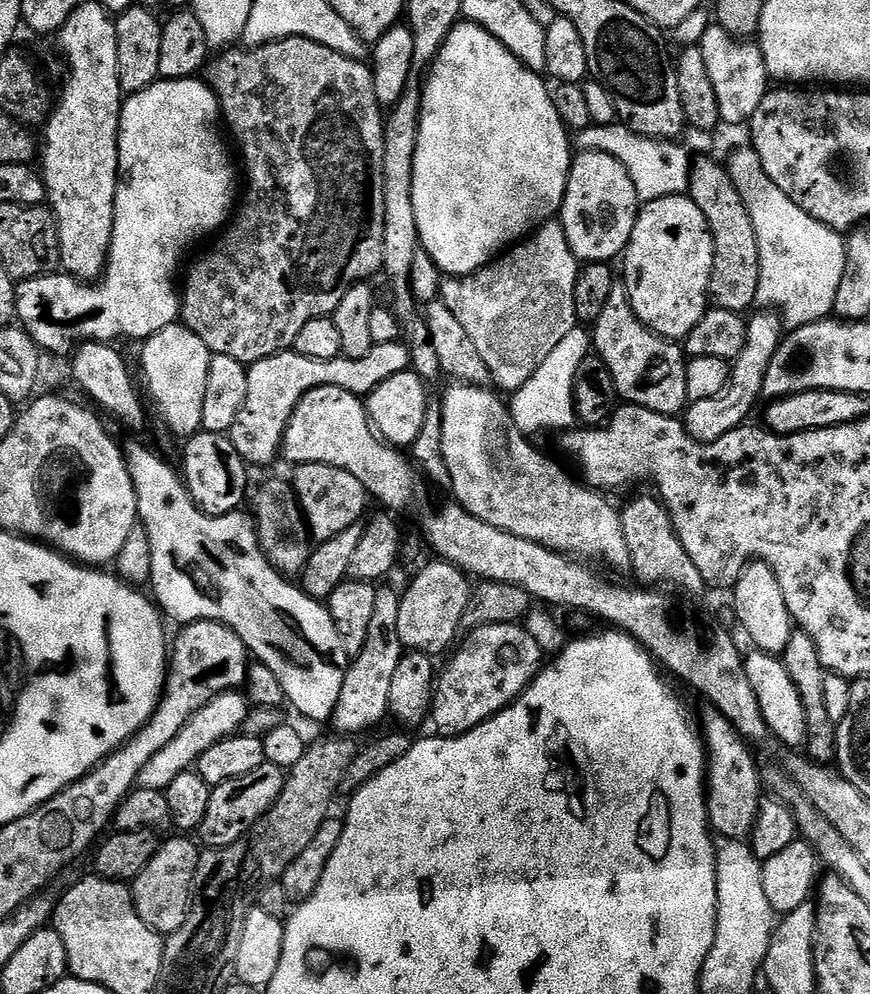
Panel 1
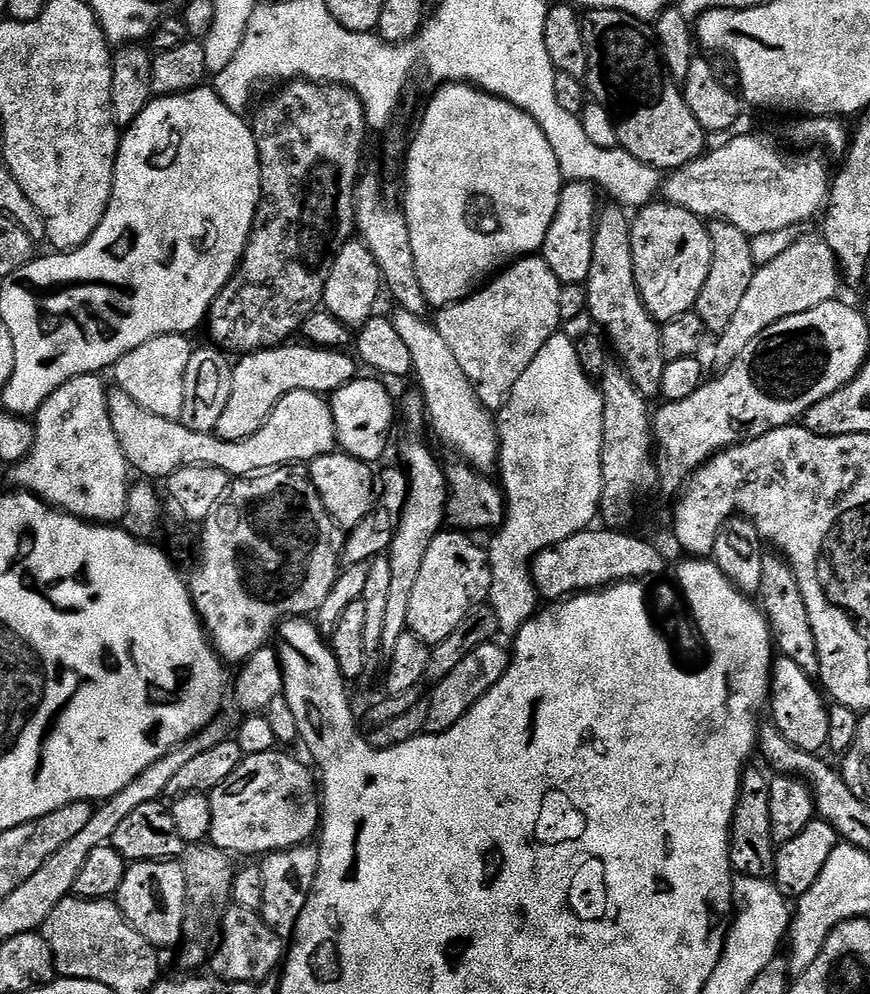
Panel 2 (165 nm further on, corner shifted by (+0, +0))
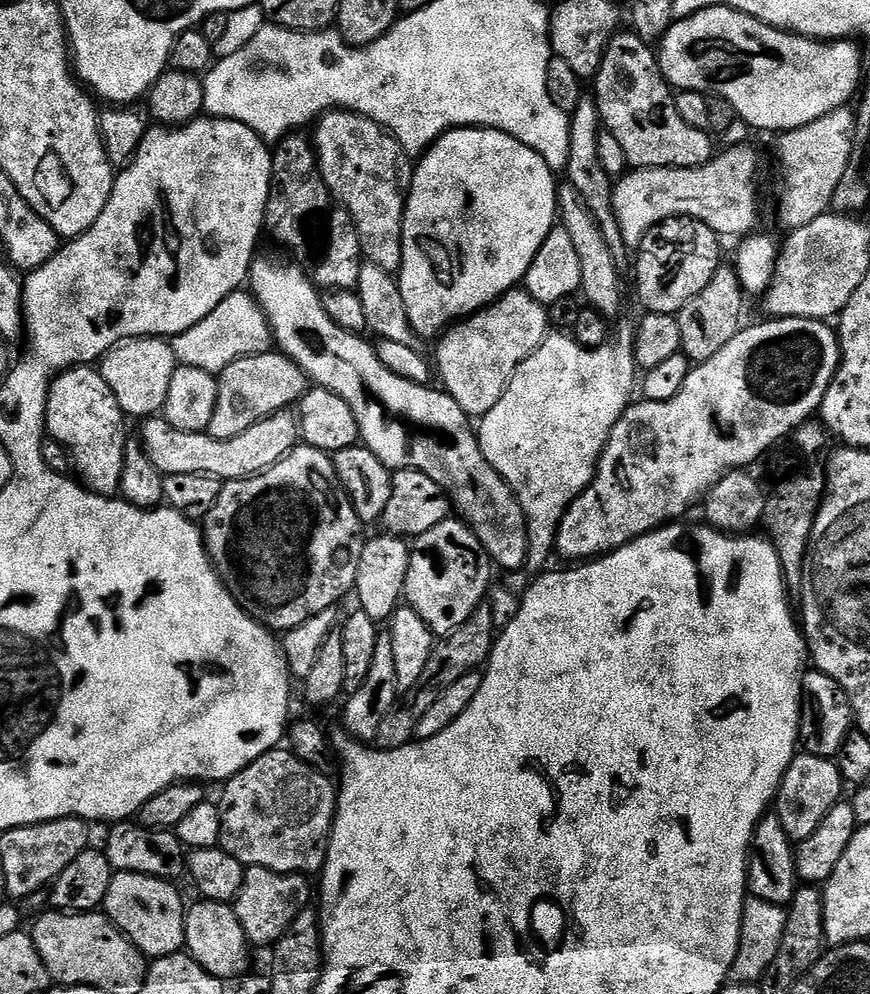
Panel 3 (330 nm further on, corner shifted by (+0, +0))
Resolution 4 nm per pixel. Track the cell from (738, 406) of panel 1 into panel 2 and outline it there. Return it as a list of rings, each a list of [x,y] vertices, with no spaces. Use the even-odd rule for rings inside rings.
[[[816,238],[816,240],[797,239],[784,253],[778,255],[768,265],[757,267],[754,278],[750,282],[750,290],[746,290],[745,298],[738,305],[738,310],[734,314],[730,326],[726,326],[726,330],[719,333],[717,340],[720,341],[716,344],[717,369],[723,370],[730,367],[734,358],[738,358],[738,354],[742,354],[742,350],[746,350],[746,346],[750,346],[750,342],[754,342],[754,338],[758,338],[758,334],[762,334],[762,330],[774,326],[774,322],[782,322],[782,318],[790,318],[794,314],[814,310],[814,306],[822,306],[822,302],[837,299],[839,292],[836,291],[840,286],[842,287],[841,270],[835,254],[826,241],[822,238]]]

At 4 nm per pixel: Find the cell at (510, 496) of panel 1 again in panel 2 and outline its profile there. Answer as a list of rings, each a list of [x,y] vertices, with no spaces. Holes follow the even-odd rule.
[[[397,307],[391,313],[398,335],[402,337],[412,359],[412,370],[415,379],[420,379],[419,393],[424,398],[426,416],[436,427],[436,432],[456,452],[461,452],[463,459],[477,470],[495,469],[500,459],[500,429],[498,420],[478,398],[474,386],[462,374],[462,366],[458,366],[458,358],[450,346],[446,346],[446,338],[438,334],[435,323],[431,319],[410,314],[410,310]]]

